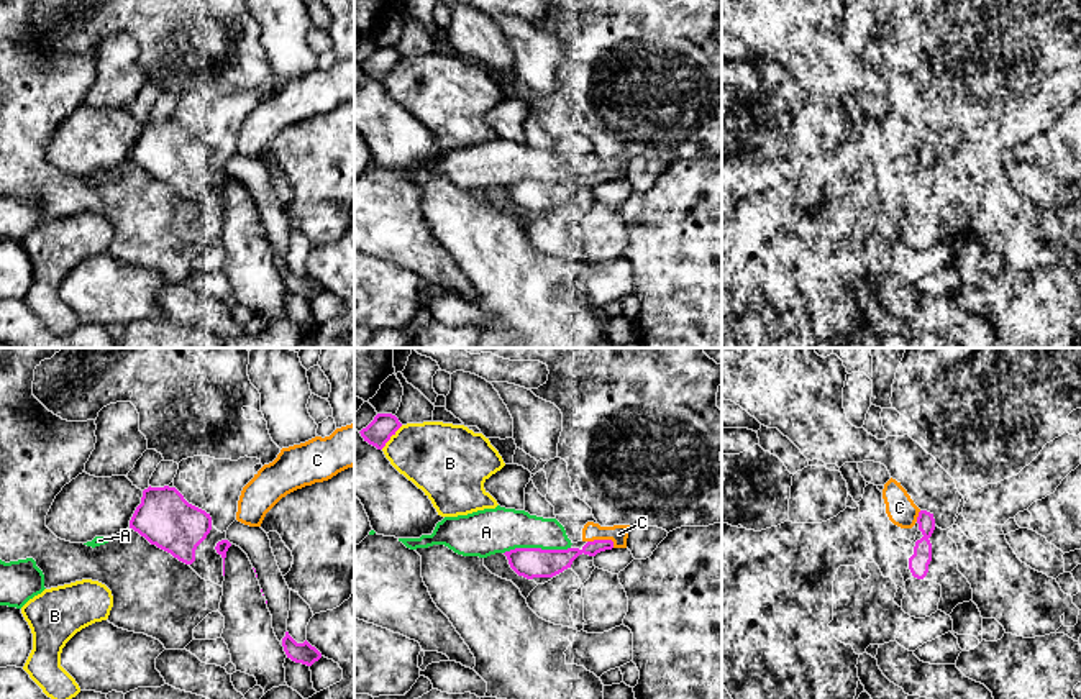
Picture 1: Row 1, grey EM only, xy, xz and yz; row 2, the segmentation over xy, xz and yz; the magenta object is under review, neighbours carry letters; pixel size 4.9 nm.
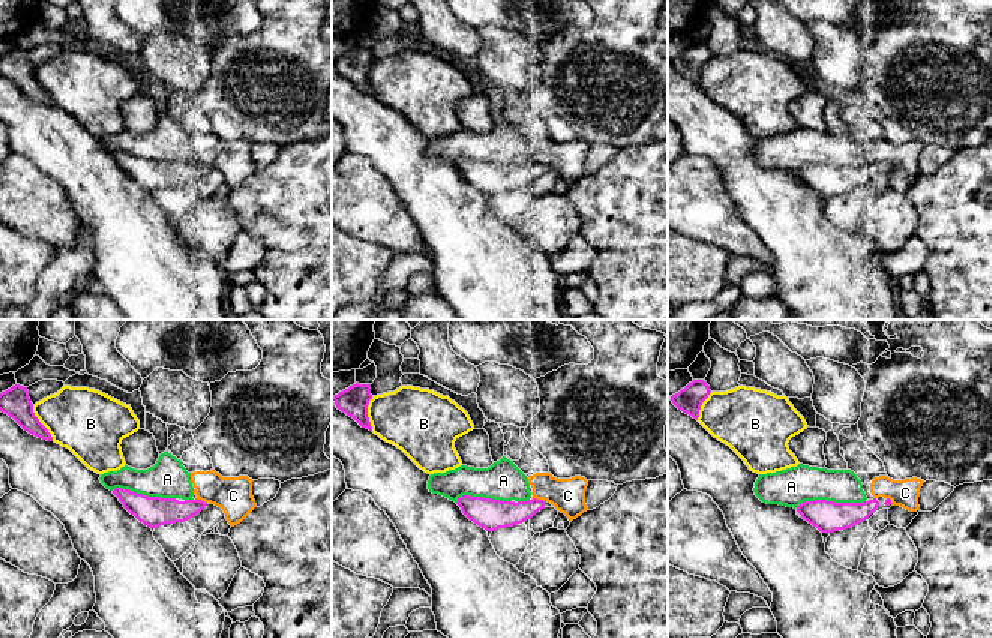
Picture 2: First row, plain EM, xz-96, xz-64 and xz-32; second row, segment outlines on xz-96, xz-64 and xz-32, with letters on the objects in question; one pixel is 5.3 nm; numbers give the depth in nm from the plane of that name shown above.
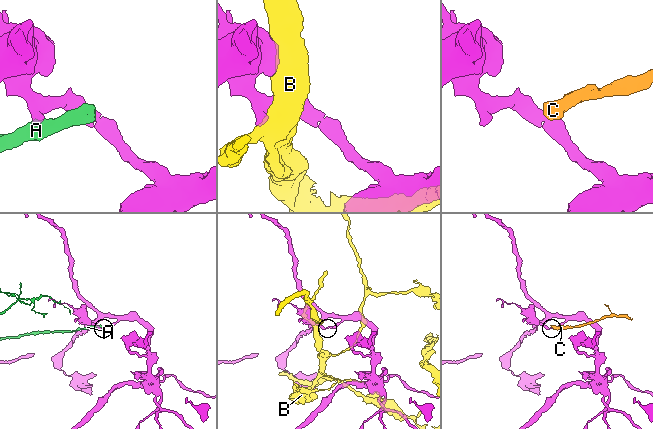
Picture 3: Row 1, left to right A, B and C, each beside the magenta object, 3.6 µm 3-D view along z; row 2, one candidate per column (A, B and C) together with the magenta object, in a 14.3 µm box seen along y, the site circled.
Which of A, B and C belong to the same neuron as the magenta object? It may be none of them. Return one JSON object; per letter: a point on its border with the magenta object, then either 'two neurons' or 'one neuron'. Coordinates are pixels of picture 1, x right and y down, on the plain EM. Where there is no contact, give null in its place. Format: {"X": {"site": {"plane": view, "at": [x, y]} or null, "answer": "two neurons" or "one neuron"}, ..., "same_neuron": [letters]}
{"A": {"site": {"plane": "xz", "at": [537, 181]}, "answer": "two neurons"}, "B": {"site": {"plane": "xz", "at": [391, 68]}, "answer": "two neurons"}, "C": {"site": {"plane": "xz", "at": [602, 173]}, "answer": "two neurons"}, "same_neuron": []}

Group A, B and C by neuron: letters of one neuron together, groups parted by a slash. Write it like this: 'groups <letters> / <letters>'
groups A C / B

